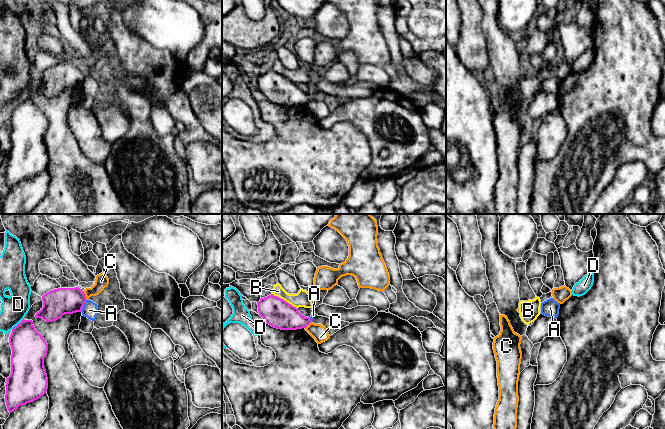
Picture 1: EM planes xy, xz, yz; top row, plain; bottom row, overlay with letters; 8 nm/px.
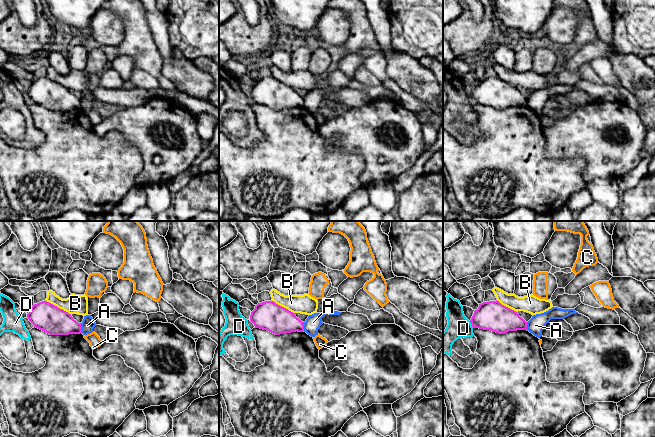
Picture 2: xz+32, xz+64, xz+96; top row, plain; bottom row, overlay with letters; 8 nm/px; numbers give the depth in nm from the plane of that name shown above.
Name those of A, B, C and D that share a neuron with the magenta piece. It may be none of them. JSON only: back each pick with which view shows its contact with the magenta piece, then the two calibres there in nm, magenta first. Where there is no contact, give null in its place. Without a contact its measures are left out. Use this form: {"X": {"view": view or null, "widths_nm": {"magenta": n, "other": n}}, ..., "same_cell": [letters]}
{"same_cell": []}

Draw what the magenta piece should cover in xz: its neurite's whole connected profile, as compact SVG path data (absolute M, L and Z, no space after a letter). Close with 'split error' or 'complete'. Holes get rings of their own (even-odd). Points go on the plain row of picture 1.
M273 70L261 74L257 81L259 91L274 104L297 106L311 99L311 95L302 91L296 83Z | complete

